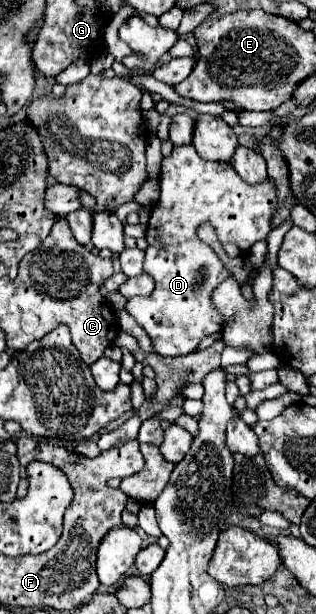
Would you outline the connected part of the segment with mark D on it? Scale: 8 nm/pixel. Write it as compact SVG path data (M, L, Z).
M193 145L173 147L171 155L163 159L159 185L161 185L161 197L159 197L157 205L153 207L153 211L151 211L149 225L147 225L147 237L145 237L147 243L149 243L149 247L145 251L145 273L153 277L155 289L145 299L129 299L127 305L125 305L125 311L129 315L133 315L133 319L147 331L147 335L153 341L153 349L155 349L157 355L177 357L177 355L185 355L185 353L195 351L197 343L203 337L215 335L223 327L223 319L211 307L209 297L211 297L211 291L223 279L229 277L229 273L225 271L225 267L223 267L221 259L217 257L217 253L197 237L199 225L203 225L207 221L213 221L217 239L221 241L227 255L229 257L245 257L249 247L255 241L265 239L267 233L271 231L269 219L275 211L277 199L275 199L275 189L273 189L269 179L265 183L249 185L237 175L237 171L231 167L231 163L205 161L197 155Z

